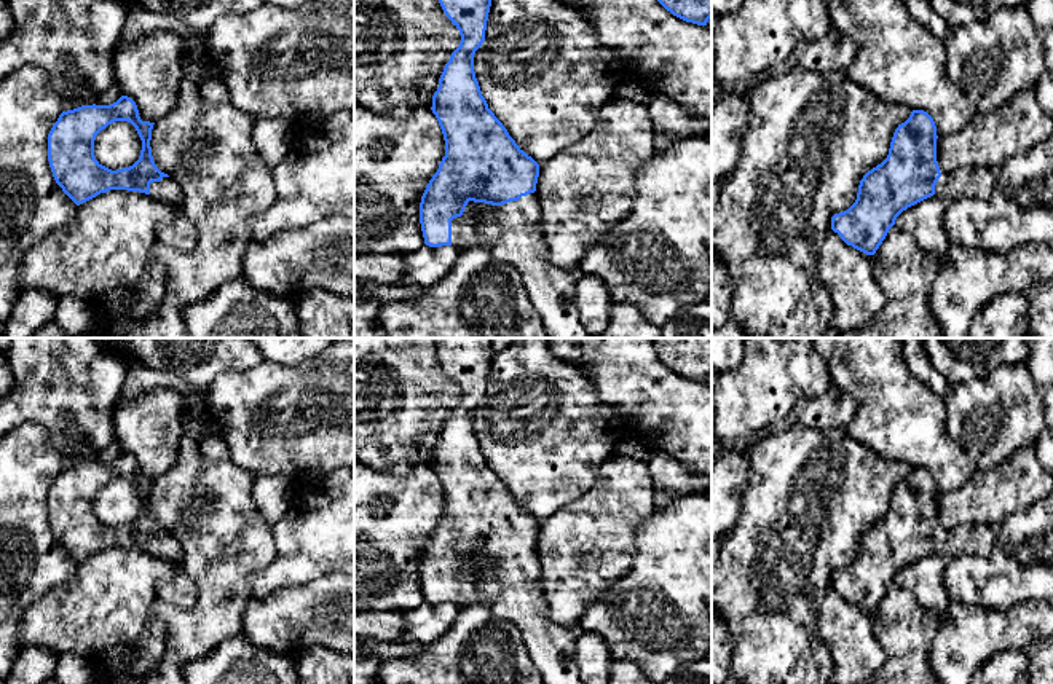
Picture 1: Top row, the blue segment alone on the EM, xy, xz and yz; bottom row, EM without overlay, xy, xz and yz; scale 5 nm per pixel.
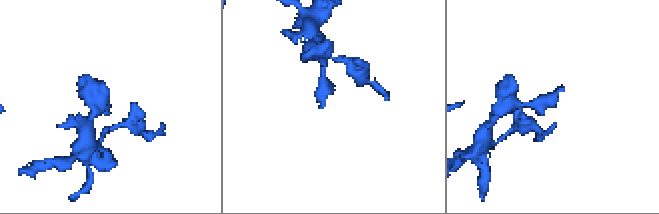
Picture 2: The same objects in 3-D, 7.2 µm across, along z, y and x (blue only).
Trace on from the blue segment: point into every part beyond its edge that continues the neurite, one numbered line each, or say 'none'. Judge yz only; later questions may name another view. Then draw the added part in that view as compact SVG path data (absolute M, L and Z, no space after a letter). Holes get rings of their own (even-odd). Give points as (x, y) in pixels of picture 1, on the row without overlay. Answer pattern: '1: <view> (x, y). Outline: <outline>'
1: yz (978, 539). Outline: M972 525L960 534L940 534L935 552L943 556L988 556L996 544L996 531L991 525Z

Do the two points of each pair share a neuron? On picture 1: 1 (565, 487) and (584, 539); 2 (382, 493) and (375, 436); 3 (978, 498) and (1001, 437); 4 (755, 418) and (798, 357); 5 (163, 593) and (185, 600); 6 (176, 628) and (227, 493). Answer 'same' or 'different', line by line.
1: different
2: different
3: different
4: same
5: same
6: same

